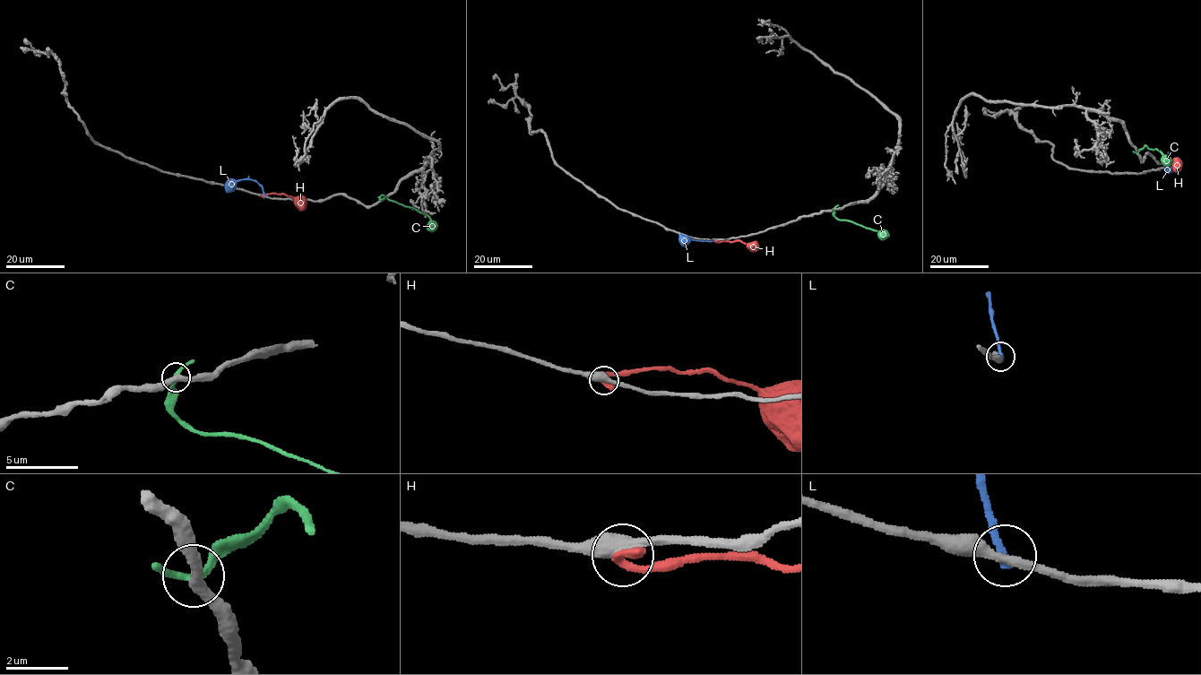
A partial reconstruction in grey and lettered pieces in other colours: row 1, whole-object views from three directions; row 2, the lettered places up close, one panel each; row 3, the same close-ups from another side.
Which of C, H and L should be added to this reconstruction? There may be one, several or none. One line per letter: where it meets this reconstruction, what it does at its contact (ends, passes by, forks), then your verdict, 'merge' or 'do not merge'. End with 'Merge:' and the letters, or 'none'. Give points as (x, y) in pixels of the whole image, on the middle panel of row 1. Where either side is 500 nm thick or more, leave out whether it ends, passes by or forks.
C: meets grey at (834, 208); it passes by; do not merge
H: meets grey at (715, 240); it ends there; merge
L: meets grey at (718, 240); it ends there; do not merge
Merge: H

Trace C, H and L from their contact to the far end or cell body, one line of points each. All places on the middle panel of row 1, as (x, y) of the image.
C: (834, 208), (833, 215), (837, 219), (877, 230), (884, 236)
H: (715, 241), (753, 242), (757, 246)
L: (718, 240), (685, 237), (679, 240)

